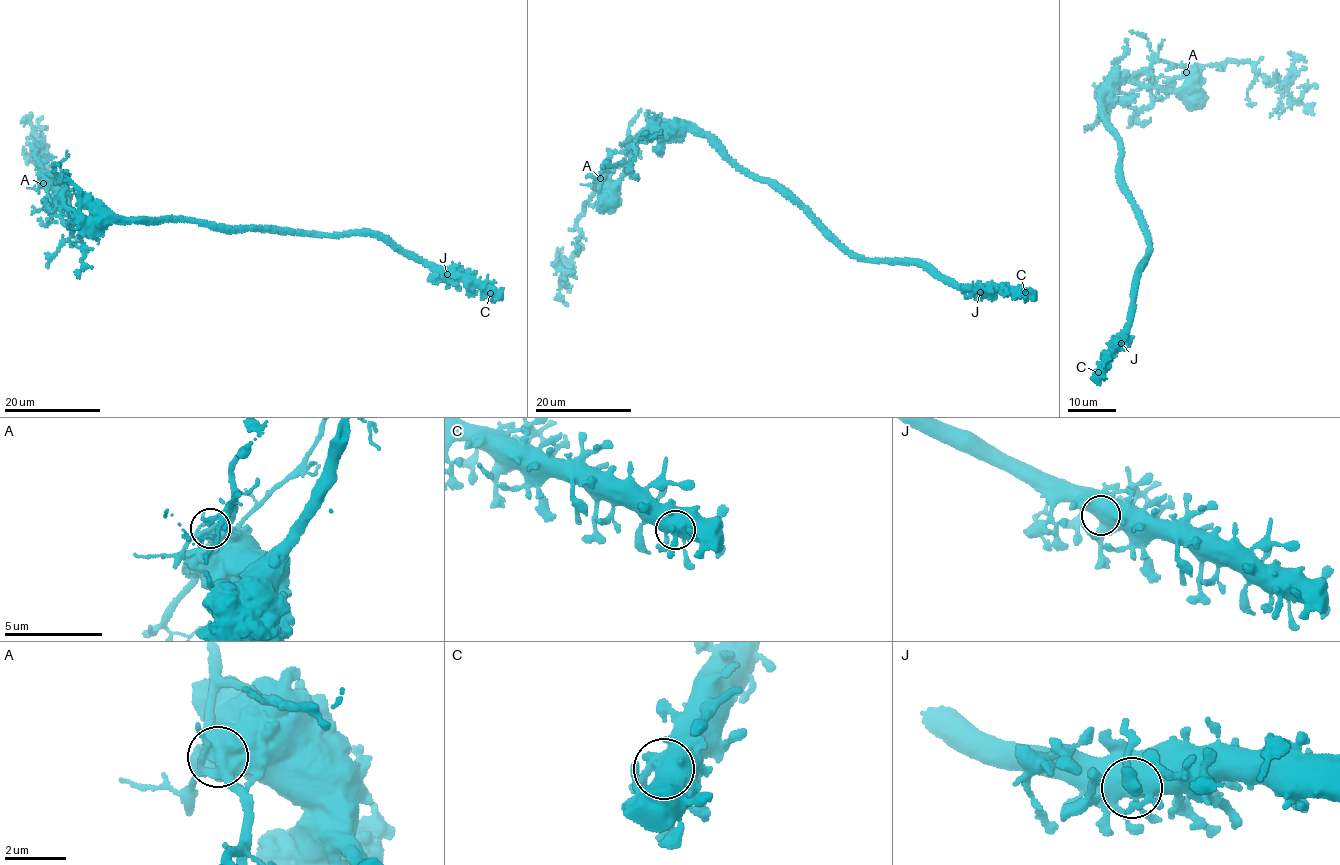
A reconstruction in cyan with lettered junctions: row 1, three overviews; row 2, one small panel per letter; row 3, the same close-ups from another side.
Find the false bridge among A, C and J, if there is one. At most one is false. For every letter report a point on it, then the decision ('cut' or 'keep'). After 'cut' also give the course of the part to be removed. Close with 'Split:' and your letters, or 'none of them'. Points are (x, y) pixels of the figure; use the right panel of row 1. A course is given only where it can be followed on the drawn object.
A: at (1186, 72); cut; foreign part runs (1185, 71), (1240, 61), (1253, 65), (1266, 77), (1287, 80), (1290, 84), (1280, 96), (1284, 110), (1278, 118)
C: at (1098, 372); keep
J: at (1121, 343); keep
Split: A

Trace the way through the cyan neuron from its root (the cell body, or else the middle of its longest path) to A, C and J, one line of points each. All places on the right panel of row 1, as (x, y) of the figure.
A: (1105, 99), (1113, 86), (1128, 94), (1140, 88), (1146, 80), (1155, 81), (1162, 76), (1174, 79), (1185, 71)
C: (1105, 99), (1100, 114), (1118, 139), (1119, 181), (1141, 223), (1148, 250), (1137, 275), (1126, 328), (1098, 372)
J: (1105, 99), (1101, 102), (1100, 114), (1118, 139), (1119, 181), (1148, 244), (1145, 261), (1137, 275), (1121, 343)

